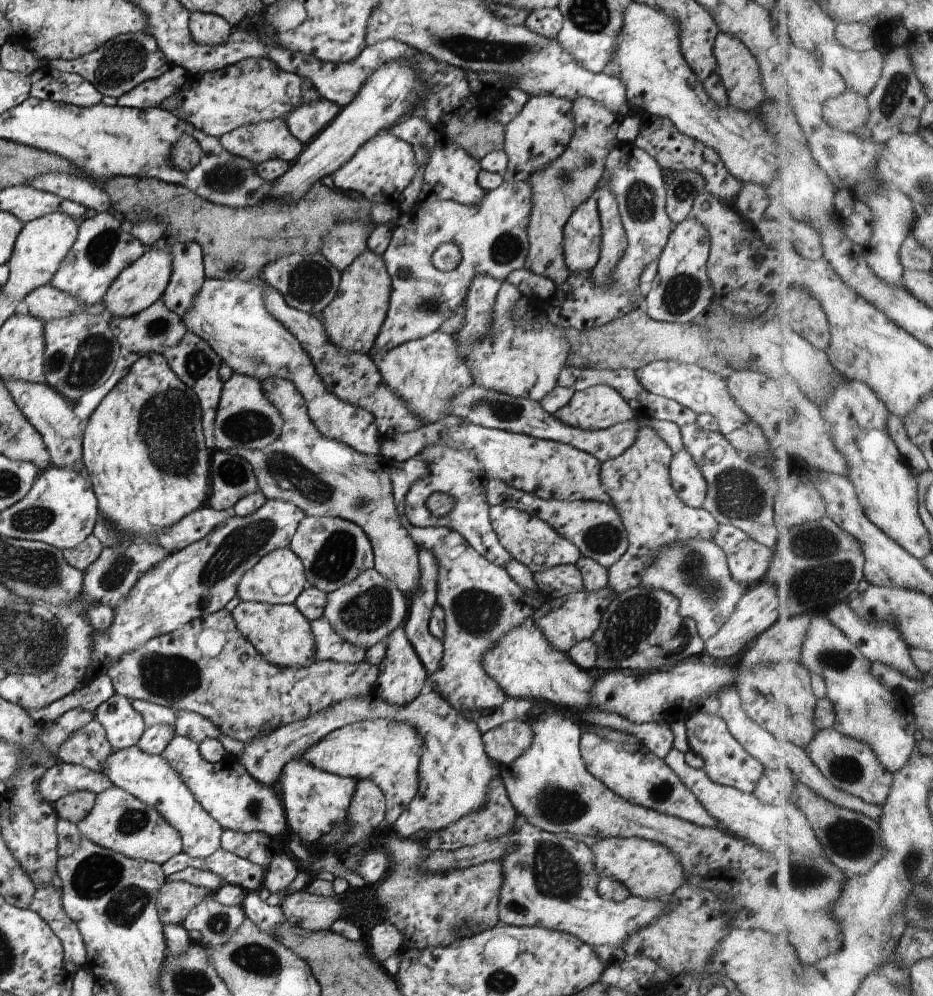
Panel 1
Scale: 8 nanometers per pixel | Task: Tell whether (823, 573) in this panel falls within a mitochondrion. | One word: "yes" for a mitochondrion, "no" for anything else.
yes

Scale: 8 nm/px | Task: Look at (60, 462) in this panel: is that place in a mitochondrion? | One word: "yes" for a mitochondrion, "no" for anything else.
no

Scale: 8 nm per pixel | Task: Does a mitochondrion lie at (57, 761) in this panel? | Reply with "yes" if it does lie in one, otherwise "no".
no

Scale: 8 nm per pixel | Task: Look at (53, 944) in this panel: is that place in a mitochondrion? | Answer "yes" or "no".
no

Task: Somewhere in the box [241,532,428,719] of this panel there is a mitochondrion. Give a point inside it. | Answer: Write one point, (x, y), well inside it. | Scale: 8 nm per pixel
(368, 610)

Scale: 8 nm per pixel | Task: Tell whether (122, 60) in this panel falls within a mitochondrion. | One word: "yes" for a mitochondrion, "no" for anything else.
yes

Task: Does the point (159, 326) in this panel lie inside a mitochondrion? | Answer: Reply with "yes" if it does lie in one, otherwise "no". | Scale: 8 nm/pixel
yes

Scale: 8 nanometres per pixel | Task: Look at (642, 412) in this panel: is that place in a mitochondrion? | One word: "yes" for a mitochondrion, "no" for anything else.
no

